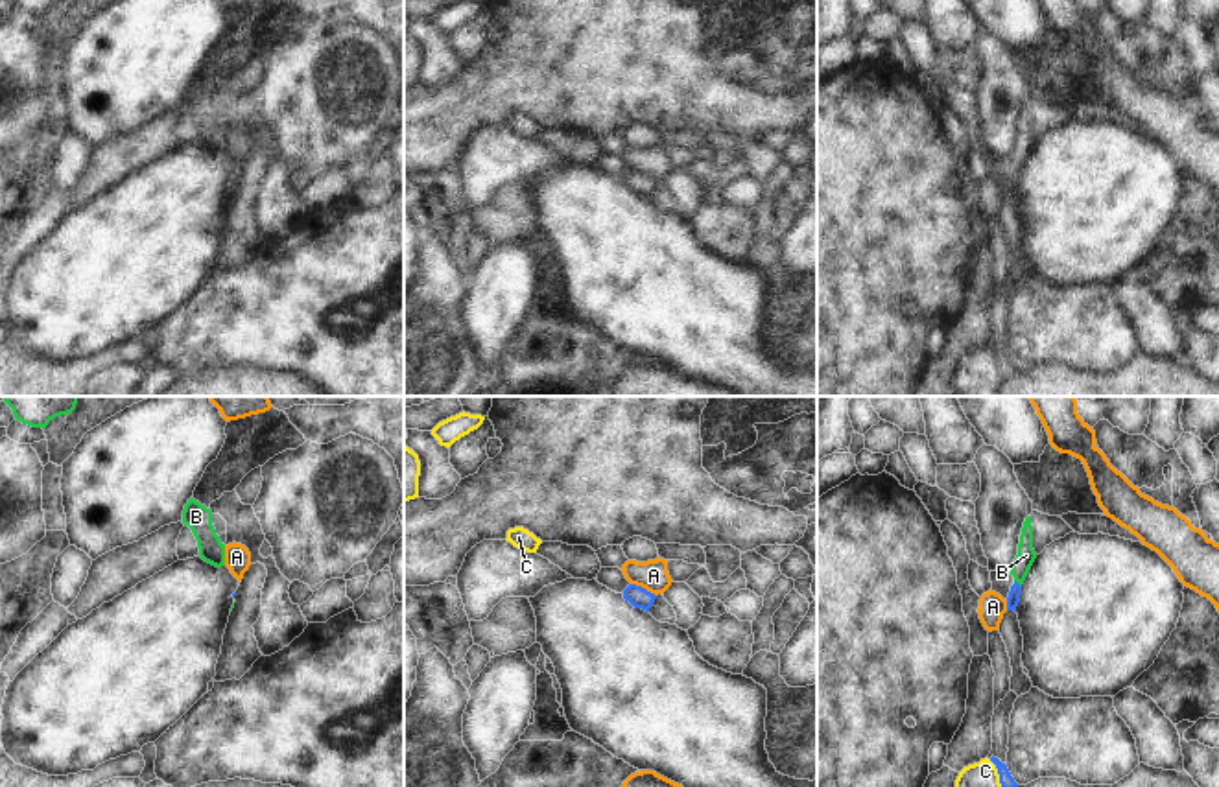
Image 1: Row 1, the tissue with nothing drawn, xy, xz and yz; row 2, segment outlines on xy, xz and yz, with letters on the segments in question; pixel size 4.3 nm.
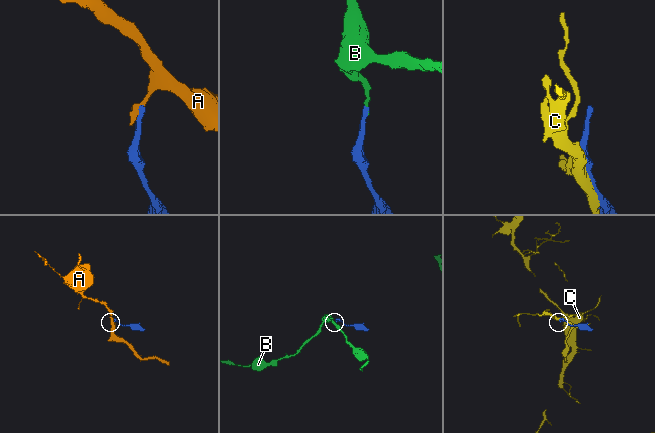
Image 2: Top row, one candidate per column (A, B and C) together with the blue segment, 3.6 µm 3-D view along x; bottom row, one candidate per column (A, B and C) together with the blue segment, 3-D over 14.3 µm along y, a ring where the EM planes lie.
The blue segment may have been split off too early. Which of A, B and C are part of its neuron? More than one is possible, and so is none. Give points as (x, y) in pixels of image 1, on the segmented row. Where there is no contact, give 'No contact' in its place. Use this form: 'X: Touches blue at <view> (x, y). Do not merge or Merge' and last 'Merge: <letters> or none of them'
A: Touches blue at xz (644, 588). Do not merge
B: Touches blue at yz (1017, 583). Merge
C: Touches blue at yz (998, 773). Do not merge
Merge: B

